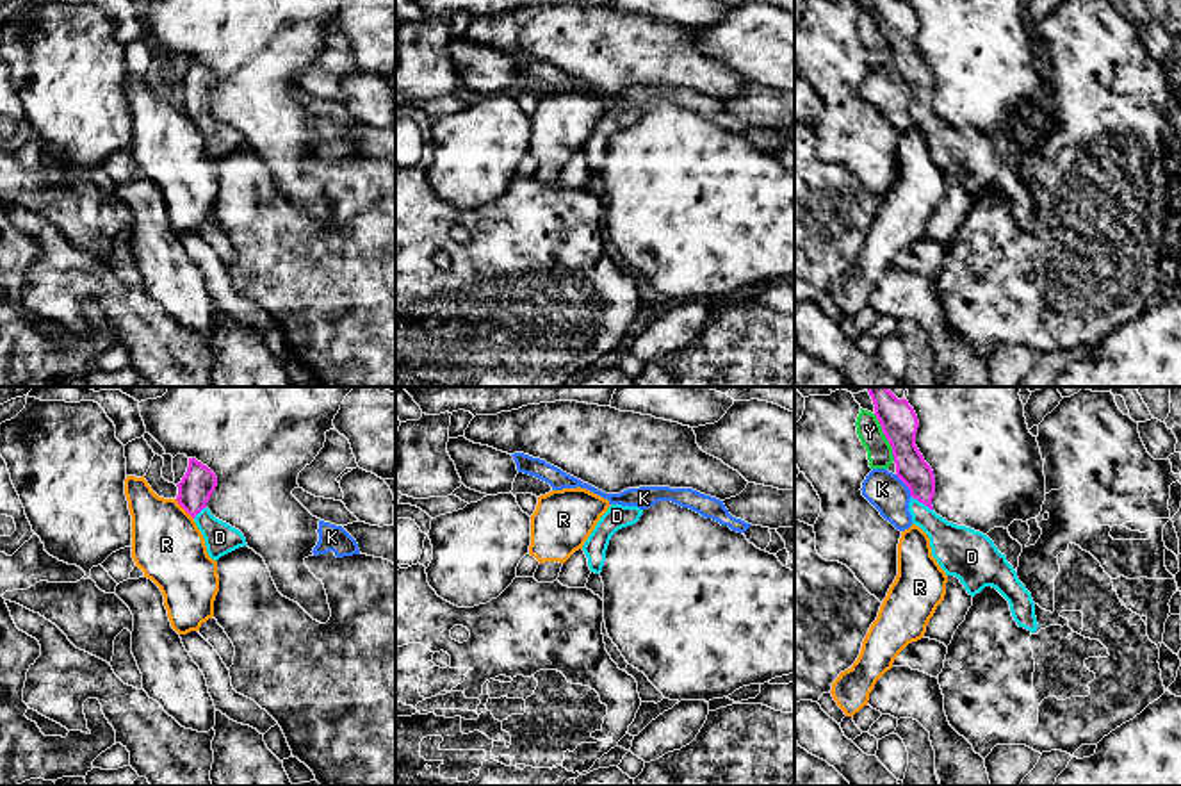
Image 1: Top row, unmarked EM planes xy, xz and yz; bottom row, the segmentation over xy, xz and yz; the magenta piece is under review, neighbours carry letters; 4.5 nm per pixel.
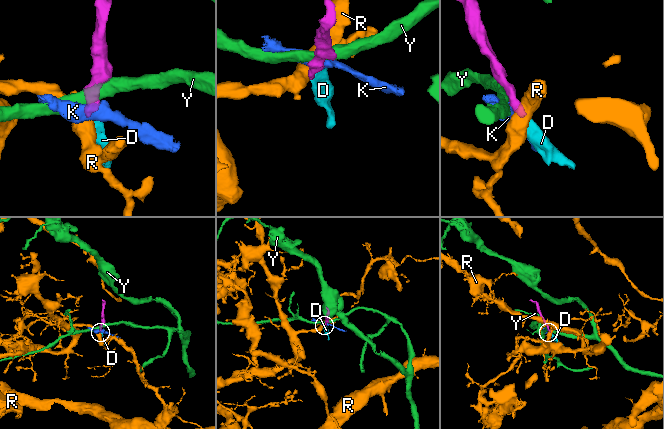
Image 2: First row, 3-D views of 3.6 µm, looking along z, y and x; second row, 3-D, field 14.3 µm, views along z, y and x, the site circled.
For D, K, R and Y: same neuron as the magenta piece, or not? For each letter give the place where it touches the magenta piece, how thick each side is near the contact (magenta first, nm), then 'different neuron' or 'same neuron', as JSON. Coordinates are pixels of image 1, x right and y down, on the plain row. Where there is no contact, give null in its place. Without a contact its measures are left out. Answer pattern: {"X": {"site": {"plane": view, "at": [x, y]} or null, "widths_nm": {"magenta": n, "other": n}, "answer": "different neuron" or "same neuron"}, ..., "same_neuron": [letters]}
{"D": {"site": {"plane": "yz", "at": [923, 104]}, "widths_nm": {"magenta": 140, "other": 200}, "answer": "same neuron"}, "K": {"site": {"plane": "yz", "at": [905, 84]}, "widths_nm": {"magenta": 150, "other": 170}, "answer": "different neuron"}, "R": {"site": {"plane": "xy", "at": [184, 109]}, "widths_nm": {"magenta": 150, "other": 320}, "answer": "different neuron"}, "Y": {"site": {"plane": "yz", "at": [886, 38]}, "widths_nm": {"magenta": 170, "other": 110}, "answer": "different neuron"}, "same_neuron": ["D"]}

